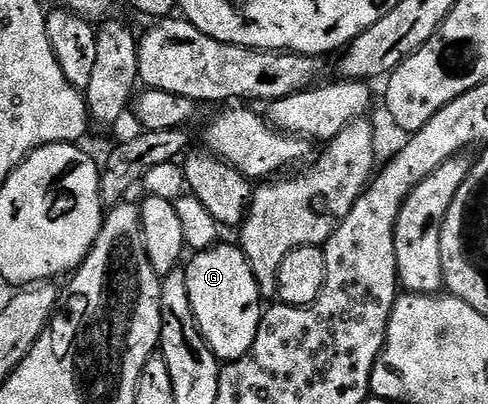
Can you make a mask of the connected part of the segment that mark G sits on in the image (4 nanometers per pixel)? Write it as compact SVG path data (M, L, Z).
M225 242L196 252L193 260L184 264L183 270L187 277L191 309L207 345L218 360L232 361L246 355L255 341L263 314L263 296L255 281L255 273L251 273L251 265L240 246L233 244L232 247Z

